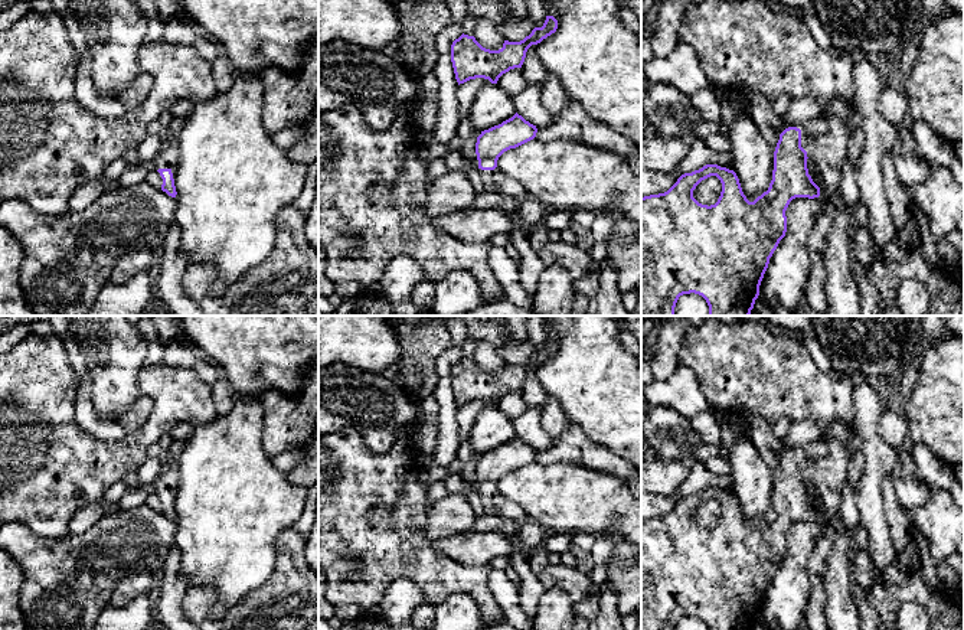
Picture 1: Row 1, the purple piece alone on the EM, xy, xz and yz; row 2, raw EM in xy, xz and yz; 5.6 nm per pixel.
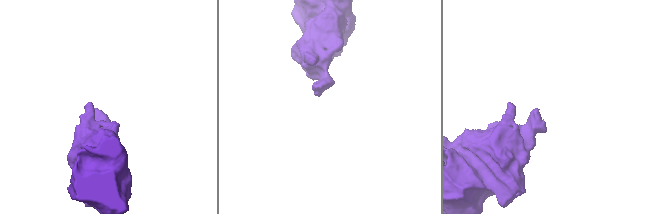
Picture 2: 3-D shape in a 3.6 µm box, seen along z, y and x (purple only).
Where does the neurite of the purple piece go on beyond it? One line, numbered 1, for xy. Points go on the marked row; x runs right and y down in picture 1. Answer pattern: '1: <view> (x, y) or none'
1: none

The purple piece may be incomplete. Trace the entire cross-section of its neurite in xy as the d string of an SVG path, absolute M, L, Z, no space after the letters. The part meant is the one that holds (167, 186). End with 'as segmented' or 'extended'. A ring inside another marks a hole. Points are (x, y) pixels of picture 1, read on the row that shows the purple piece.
M159 169L157 170L163 179L161 190L166 192L169 196L176 198L176 186L171 169Z; as segmented

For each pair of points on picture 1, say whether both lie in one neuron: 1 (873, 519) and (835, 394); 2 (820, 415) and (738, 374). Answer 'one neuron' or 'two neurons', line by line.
1: two neurons
2: one neuron

